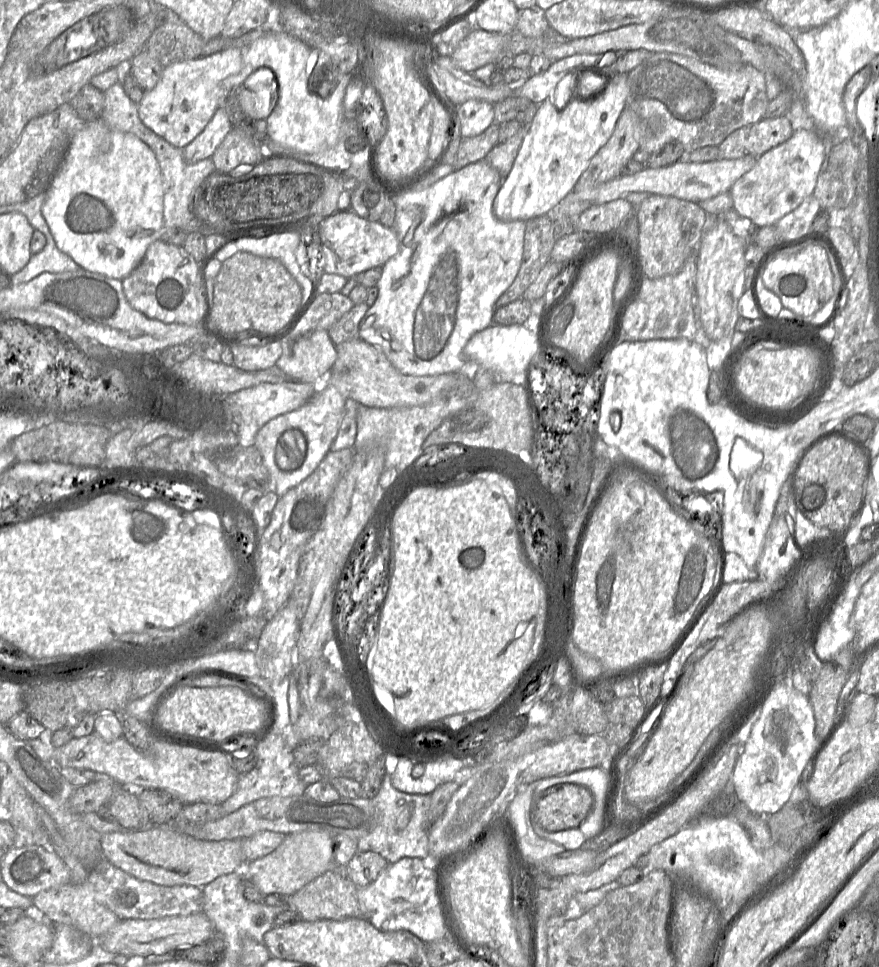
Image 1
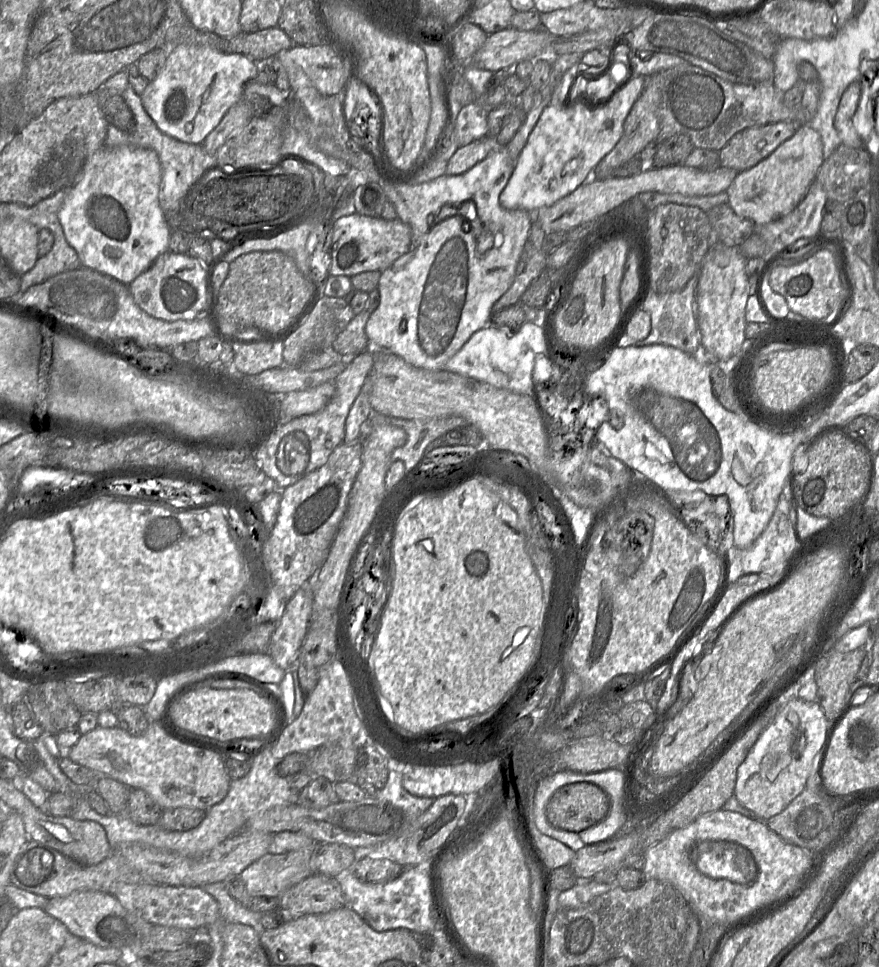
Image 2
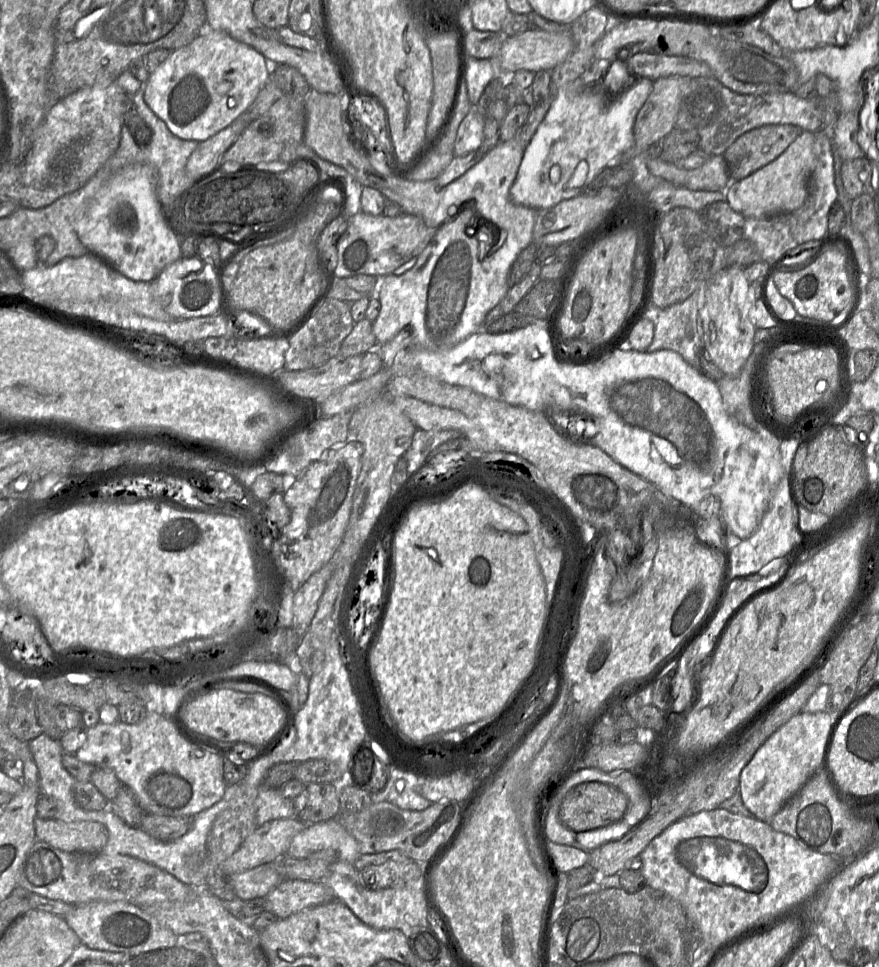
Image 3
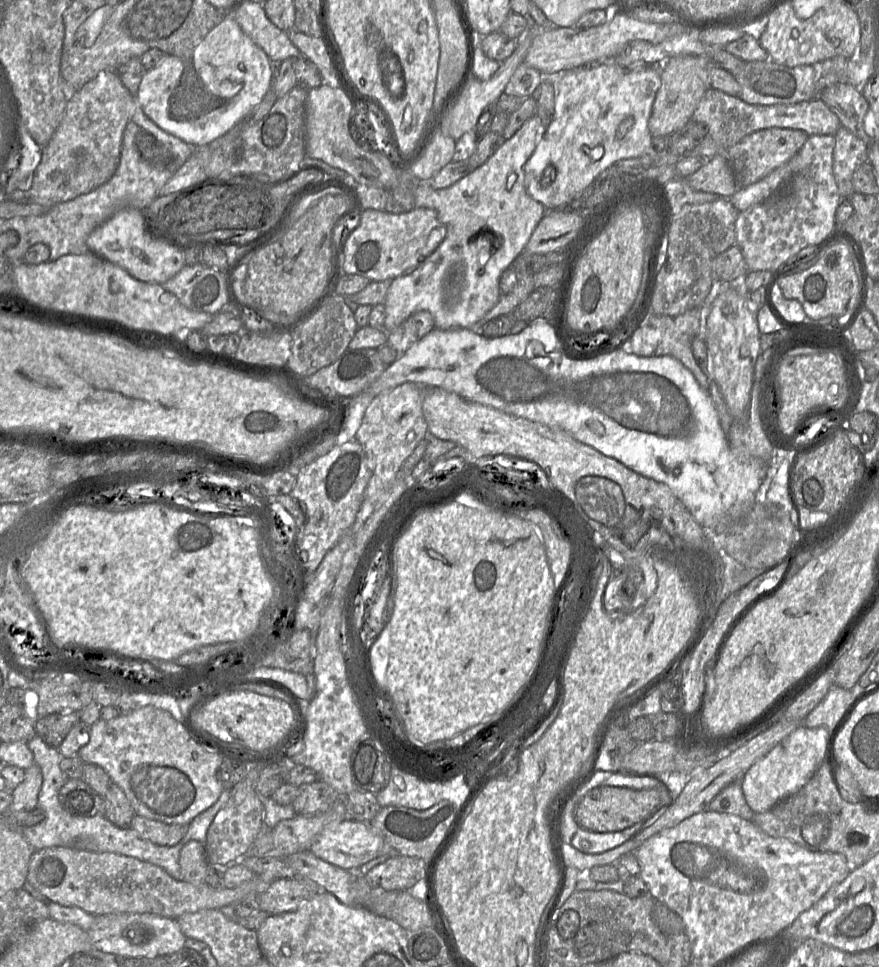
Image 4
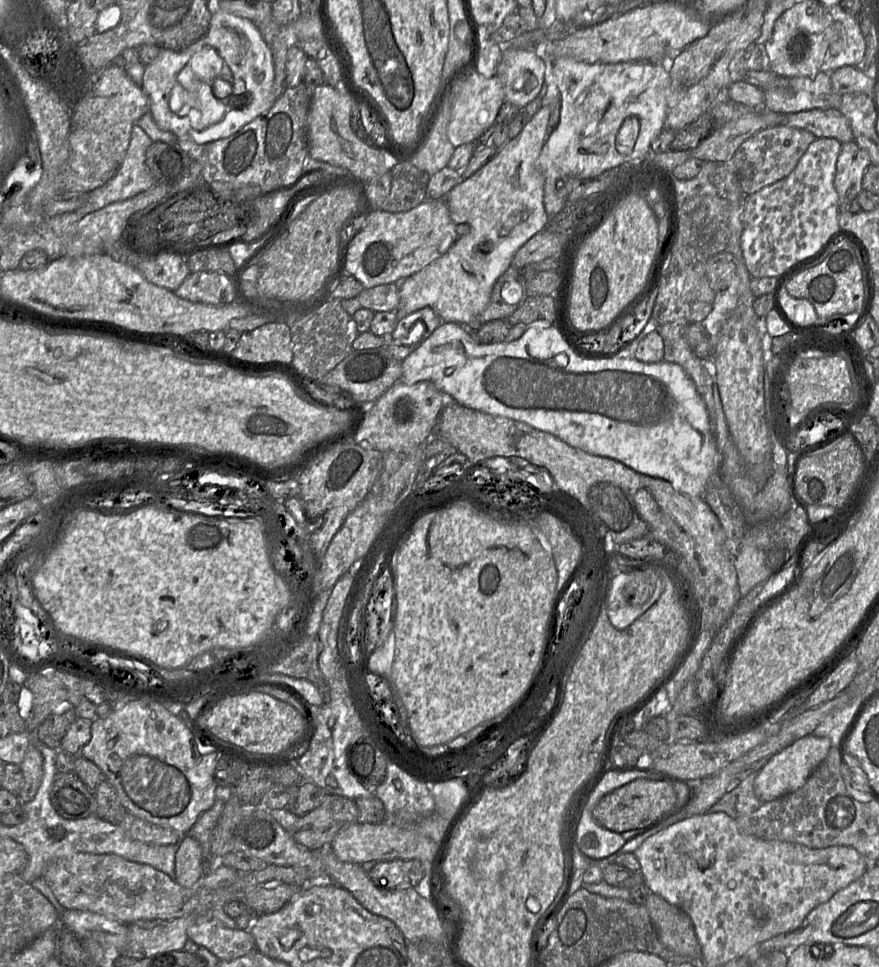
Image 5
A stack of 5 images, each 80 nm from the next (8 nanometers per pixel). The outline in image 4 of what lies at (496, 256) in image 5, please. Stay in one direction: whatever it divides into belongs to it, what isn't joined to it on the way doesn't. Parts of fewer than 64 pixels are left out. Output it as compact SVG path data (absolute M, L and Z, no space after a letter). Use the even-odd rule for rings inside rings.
M534 114L486 162L450 187L434 189L428 181L419 182L415 191L415 208L435 210L438 220L446 226L447 234L437 249L414 271L390 281L383 303L386 312L384 331L391 332L419 311L430 312L437 329L480 327L481 319L498 302L502 273L525 250L534 229L546 213L545 207L527 193L524 173L524 165L544 132L540 117Z

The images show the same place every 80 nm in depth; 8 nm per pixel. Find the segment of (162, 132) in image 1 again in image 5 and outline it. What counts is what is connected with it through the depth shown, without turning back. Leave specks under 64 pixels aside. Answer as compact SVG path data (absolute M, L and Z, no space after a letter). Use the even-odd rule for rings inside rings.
M220 10L212 15L209 30L199 41L195 42L183 51L162 49L158 57L151 64L146 66L141 88L149 99L149 112L160 128L172 132L176 135L176 137L189 135L197 144L206 144L216 140L228 138L237 133L241 128L258 116L267 114L278 99L275 96L274 79L275 68L273 52L270 46L263 39L256 24L249 19Z

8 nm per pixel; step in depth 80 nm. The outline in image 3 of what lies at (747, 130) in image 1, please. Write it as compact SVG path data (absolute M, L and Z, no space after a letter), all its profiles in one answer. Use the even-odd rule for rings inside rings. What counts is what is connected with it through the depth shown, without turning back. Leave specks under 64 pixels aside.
M767 124L742 134L723 154L732 180L743 179L775 160L802 131L793 124Z

